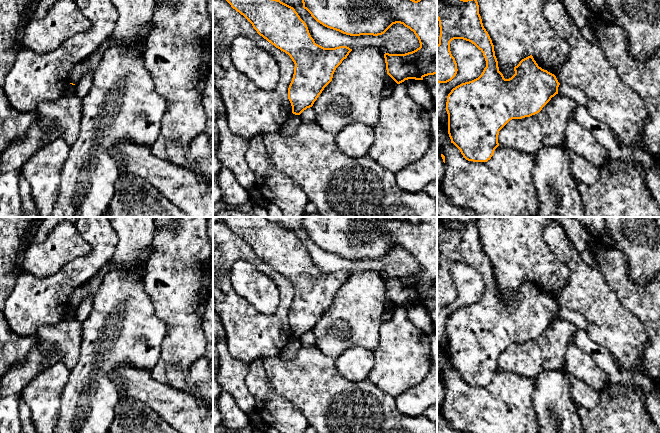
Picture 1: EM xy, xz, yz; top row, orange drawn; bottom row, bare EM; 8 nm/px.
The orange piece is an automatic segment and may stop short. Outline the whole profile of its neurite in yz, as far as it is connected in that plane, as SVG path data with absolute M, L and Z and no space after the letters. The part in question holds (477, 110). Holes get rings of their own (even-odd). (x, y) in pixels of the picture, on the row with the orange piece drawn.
M437 0L440 36L437 45L437 82L447 83L457 74L457 63L450 51L450 42L463 39L474 44L482 53L486 67L482 74L451 90L447 96L448 134L468 161L487 162L499 146L499 131L512 119L522 119L539 113L558 94L556 76L538 66L533 56L522 59L514 67L515 74L505 79L499 71L492 40L483 26L477 0Z

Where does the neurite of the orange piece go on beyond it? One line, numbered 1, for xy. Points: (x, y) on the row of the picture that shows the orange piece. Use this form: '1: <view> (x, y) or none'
1: none

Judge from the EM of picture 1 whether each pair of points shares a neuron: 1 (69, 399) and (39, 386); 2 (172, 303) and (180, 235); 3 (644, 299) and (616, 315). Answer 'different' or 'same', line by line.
1: different
2: same
3: different

